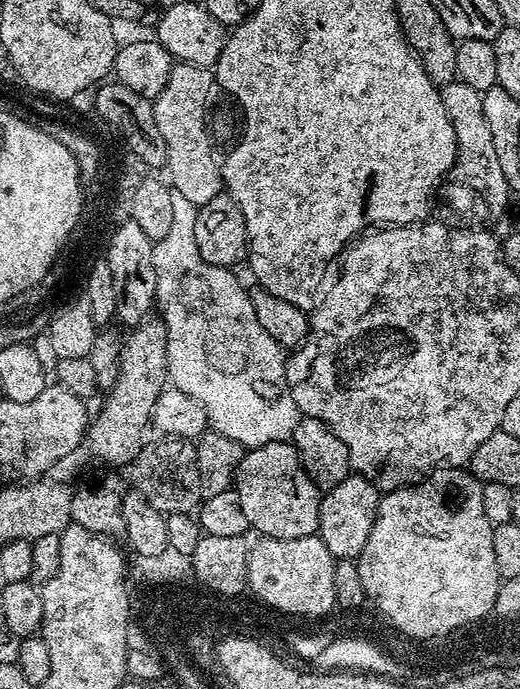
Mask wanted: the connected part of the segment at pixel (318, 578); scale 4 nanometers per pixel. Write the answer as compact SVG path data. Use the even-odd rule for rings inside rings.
M319 535L314 536L303 536L302 538L274 538L273 536L266 536L260 539L257 539L257 544L253 543L248 549L248 556L251 559L251 567L249 571L251 572L251 579L253 588L256 589L256 592L260 593L260 596L263 596L264 600L272 601L272 604L279 605L281 608L288 609L292 612L309 612L309 613L318 613L328 609L332 601L332 572L336 569L336 557L332 556L330 550L326 548L326 542L322 542L319 538Z

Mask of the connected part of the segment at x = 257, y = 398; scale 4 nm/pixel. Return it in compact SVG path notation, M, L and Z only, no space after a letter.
M174 190L170 194L172 221L166 238L152 245L154 266L156 267L156 299L158 312L166 326L168 335L168 378L171 387L190 394L202 402L202 410L208 415L211 431L222 434L247 450L266 446L266 442L291 441L294 426L300 420L301 412L296 409L294 398L286 382L285 349L280 347L258 322L254 314L249 289L240 285L233 269L210 266L202 254L198 254L198 242L194 242L194 218L198 206L182 198Z

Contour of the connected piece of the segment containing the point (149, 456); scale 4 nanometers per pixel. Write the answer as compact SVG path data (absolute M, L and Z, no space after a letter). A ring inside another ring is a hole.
M176 437L156 438L156 441L149 442L141 447L130 465L131 487L164 515L193 513L204 498L195 443Z

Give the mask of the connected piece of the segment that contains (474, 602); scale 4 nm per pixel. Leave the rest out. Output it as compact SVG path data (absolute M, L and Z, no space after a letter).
M467 467L439 468L418 484L381 495L374 530L370 530L357 563L368 592L379 601L383 619L402 635L428 640L443 632L451 634L456 628L483 621L483 616L495 609L502 581L498 562L494 562L494 525L482 506L483 489L484 484Z

